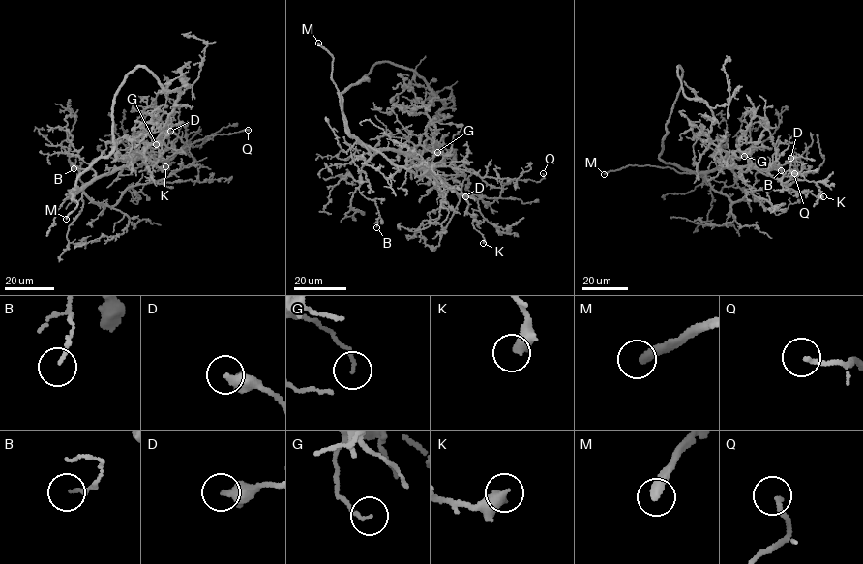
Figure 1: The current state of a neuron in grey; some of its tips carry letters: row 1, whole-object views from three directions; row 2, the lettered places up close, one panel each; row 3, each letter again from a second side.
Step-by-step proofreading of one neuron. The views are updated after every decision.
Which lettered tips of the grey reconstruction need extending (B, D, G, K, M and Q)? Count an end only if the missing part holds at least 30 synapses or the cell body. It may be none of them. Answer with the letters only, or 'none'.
M

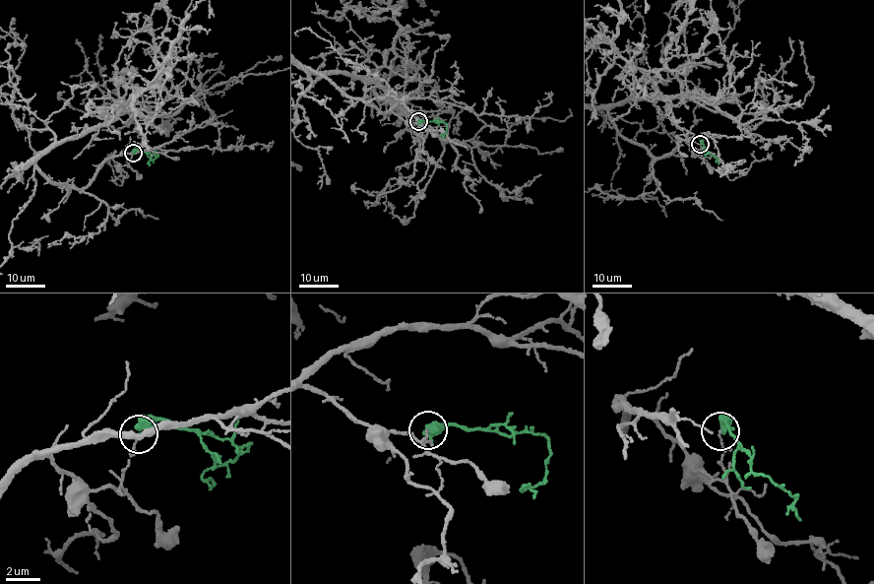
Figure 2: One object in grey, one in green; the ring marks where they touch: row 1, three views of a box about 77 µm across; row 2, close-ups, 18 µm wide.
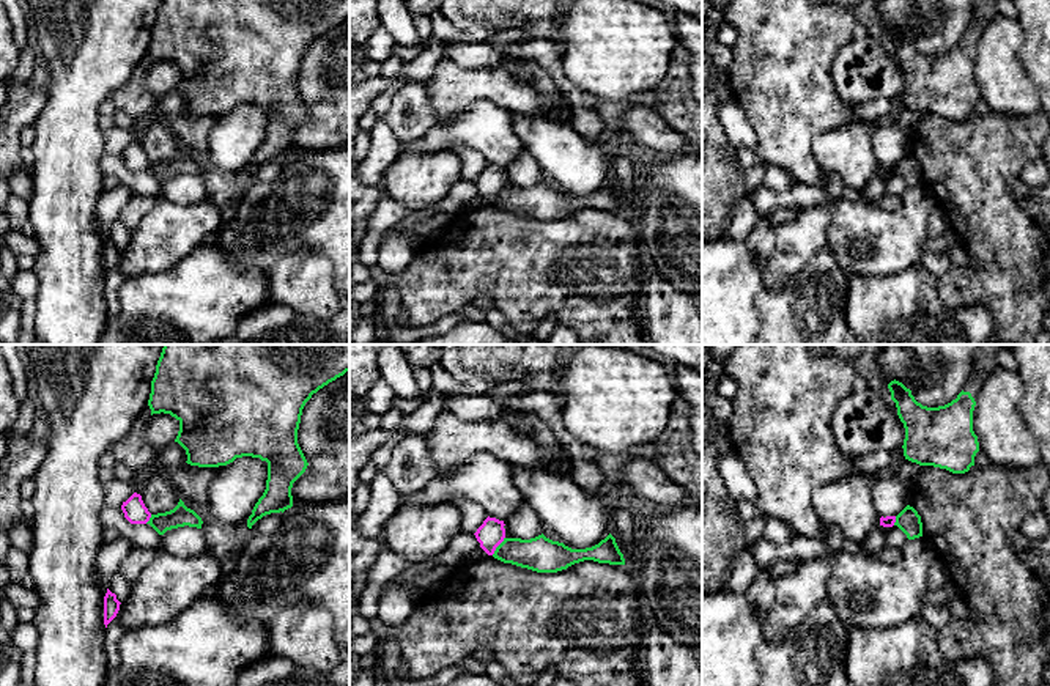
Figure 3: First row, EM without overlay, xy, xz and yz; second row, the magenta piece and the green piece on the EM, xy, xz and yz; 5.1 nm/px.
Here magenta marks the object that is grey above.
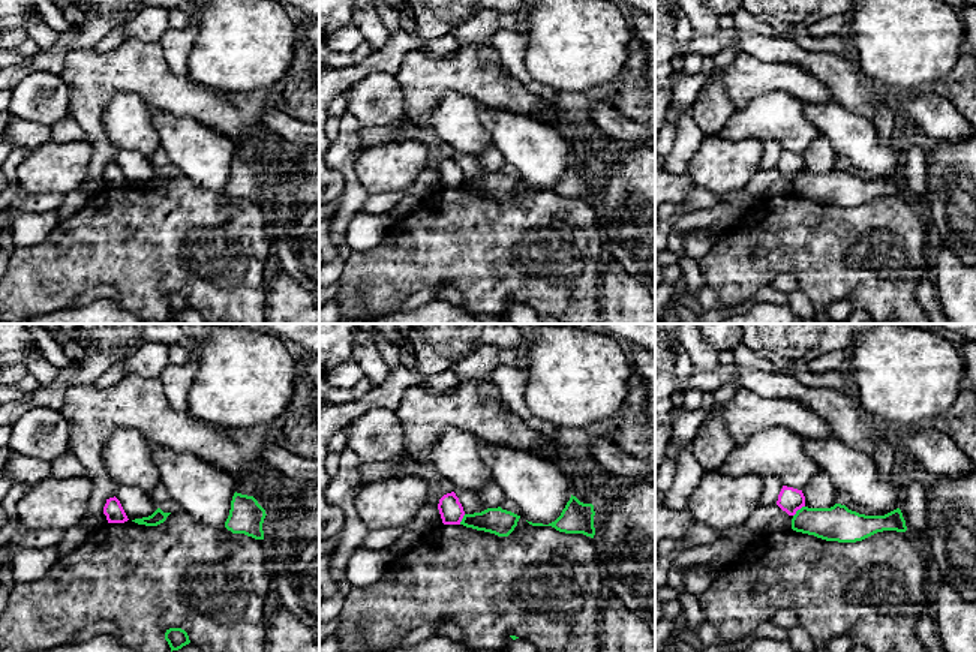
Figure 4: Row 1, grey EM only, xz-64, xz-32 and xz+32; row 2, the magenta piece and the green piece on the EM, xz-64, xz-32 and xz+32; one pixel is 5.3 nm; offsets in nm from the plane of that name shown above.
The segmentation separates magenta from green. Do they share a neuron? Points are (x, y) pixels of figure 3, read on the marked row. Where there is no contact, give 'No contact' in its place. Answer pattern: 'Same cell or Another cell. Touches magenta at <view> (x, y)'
Another cell. Touches magenta at xz (498, 545)

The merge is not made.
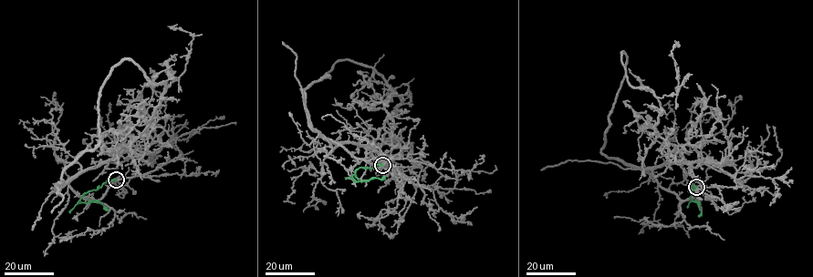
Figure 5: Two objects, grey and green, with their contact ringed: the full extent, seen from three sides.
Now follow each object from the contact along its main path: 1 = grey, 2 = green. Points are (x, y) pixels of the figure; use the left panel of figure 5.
1: (116, 179), (96, 200), (81, 198), (68, 184), (145, 133), (191, 49), (192, 35), (168, 26)
2: (116, 179), (88, 190), (78, 201), (98, 200), (108, 210)

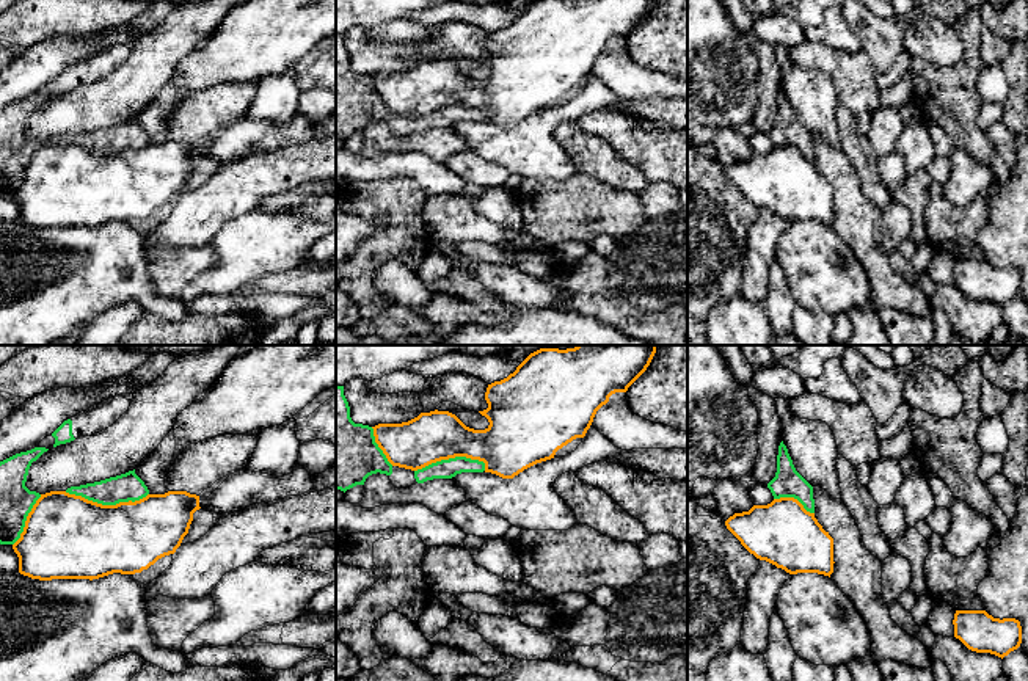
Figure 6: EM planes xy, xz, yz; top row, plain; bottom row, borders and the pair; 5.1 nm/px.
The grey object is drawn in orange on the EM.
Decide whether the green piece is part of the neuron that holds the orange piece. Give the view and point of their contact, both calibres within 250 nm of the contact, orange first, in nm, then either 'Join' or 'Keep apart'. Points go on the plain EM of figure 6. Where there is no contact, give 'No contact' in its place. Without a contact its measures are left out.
Touches orange at xy (107, 154). Thickness 420 nm (orange) against 140 nm. Keep apart

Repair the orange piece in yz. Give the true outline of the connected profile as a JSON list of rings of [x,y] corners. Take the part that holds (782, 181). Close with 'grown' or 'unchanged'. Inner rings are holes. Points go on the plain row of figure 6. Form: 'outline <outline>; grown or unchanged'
outline [[[794,146],[753,154],[725,169],[727,177],[760,209],[789,223],[833,221],[833,187]]]; unchanged

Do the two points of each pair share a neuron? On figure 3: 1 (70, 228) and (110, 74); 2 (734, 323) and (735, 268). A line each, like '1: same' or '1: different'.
1: same
2: same

